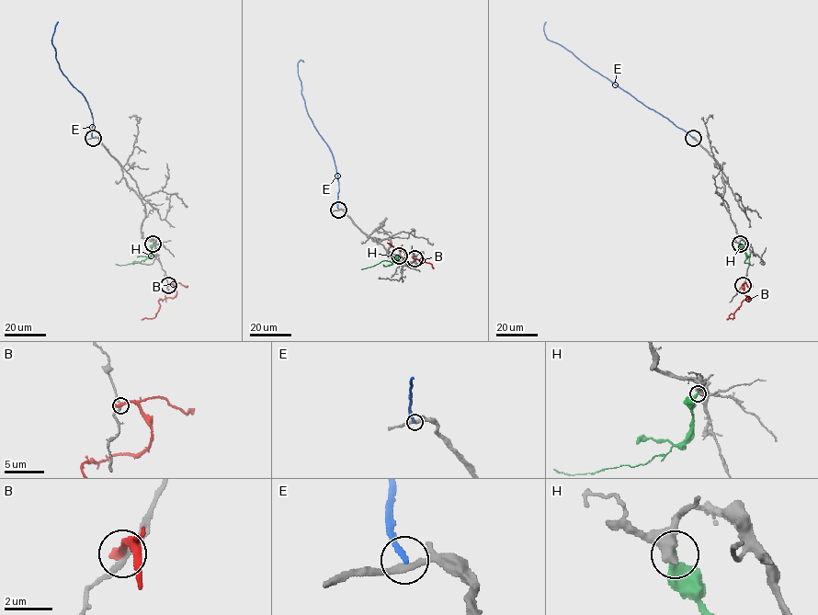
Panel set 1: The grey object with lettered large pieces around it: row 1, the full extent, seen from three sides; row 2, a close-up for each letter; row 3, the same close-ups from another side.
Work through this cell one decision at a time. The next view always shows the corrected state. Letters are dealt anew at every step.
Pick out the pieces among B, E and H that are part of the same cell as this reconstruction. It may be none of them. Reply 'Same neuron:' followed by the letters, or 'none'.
Same neuron: none

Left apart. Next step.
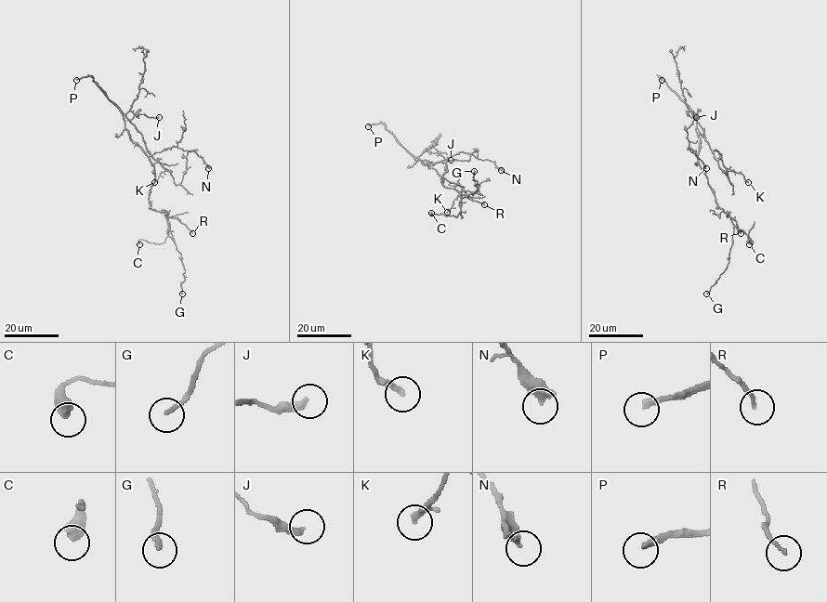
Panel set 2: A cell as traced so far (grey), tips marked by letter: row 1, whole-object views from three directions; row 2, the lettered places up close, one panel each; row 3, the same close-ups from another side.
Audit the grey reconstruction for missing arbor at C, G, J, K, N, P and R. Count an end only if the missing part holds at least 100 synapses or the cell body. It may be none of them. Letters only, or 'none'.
P

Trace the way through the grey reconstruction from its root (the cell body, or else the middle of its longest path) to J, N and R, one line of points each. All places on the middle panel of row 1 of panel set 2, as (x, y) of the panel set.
J: (430, 164), (415, 159), (430, 151), (451, 160)
N: (430, 164), (464, 151), (481, 160), (489, 159), (501, 170)
R: (430, 164), (443, 162), (447, 170), (440, 179), (443, 184), (484, 204)

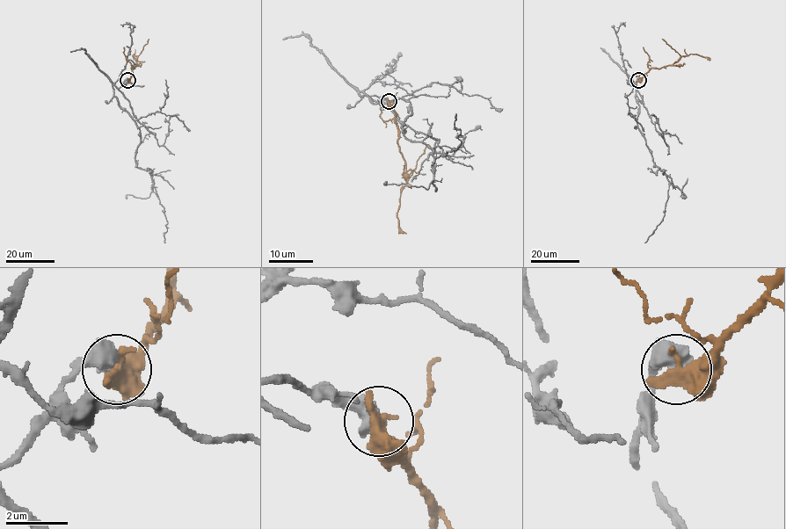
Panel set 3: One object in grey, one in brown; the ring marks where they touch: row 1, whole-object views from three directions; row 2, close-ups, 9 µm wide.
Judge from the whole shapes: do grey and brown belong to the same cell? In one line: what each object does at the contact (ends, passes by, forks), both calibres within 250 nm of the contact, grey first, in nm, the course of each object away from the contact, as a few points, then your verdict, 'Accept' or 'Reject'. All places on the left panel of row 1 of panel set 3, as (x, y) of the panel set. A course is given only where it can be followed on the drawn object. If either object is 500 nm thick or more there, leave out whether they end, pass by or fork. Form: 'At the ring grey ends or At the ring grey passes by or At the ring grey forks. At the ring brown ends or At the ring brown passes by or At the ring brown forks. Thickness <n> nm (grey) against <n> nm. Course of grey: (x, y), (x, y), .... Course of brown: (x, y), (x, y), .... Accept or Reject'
Thickness 650 nm (grey) against 600 nm. Course of grey: (127, 80), (119, 88), (112, 83), (113, 96), (139, 129), (135, 161), (150, 172), (163, 207), (164, 242). Course of brown: (127, 80), (137, 65), (137, 56), (134, 54), (137, 60). Reject

